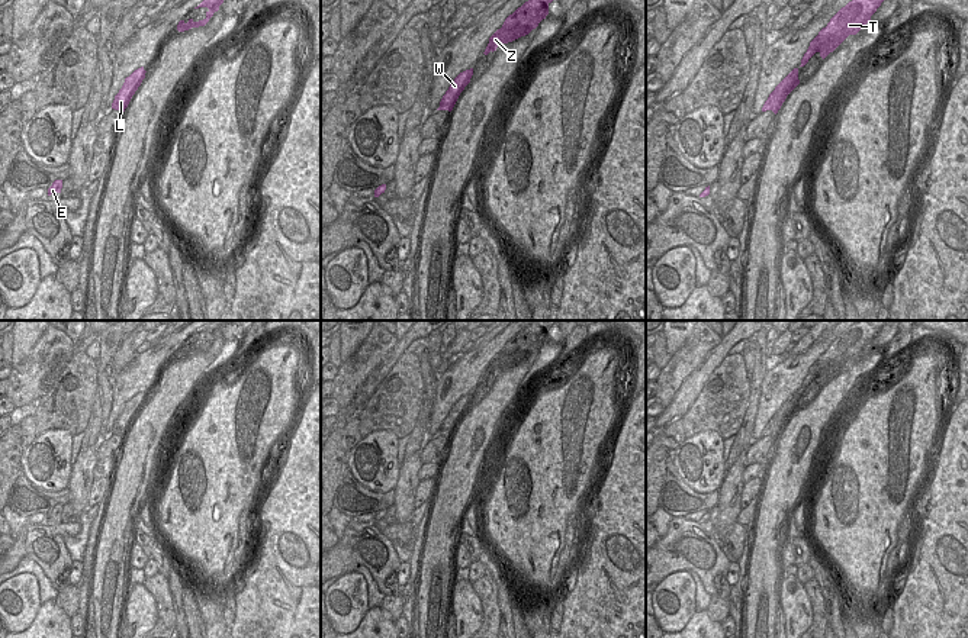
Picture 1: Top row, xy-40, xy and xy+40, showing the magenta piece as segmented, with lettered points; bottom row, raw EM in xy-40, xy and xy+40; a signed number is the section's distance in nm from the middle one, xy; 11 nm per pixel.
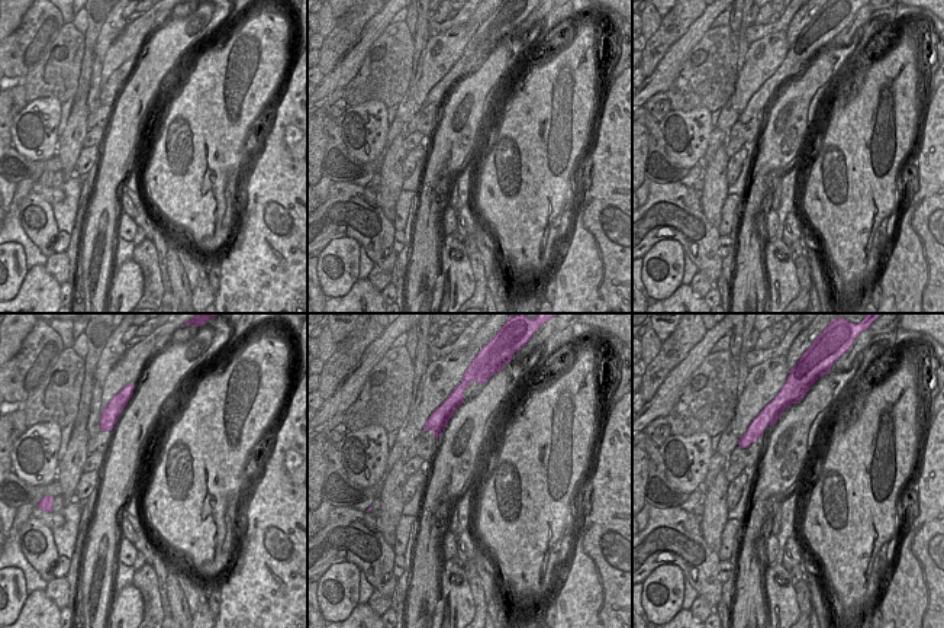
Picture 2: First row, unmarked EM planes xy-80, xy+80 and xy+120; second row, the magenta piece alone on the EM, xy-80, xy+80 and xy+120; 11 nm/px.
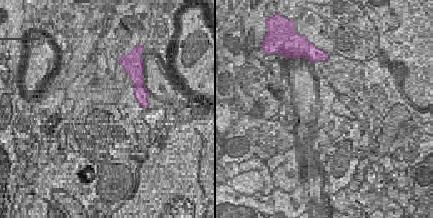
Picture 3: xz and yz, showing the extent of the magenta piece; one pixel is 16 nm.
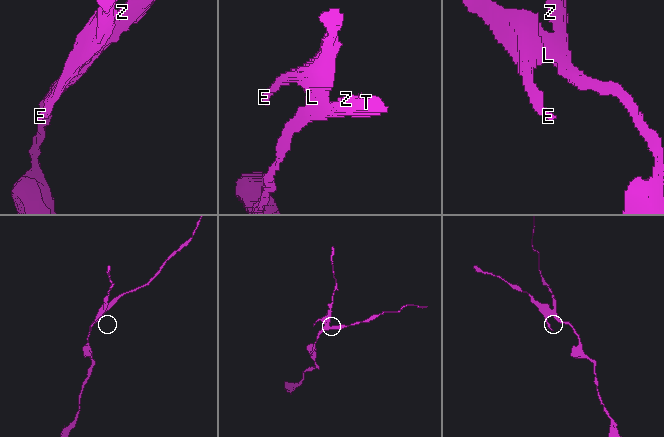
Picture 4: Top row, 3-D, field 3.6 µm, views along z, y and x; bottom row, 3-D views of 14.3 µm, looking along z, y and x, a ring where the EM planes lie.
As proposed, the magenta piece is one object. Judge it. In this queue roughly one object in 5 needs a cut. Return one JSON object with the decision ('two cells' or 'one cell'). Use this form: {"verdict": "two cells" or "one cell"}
{"verdict": "two cells"}

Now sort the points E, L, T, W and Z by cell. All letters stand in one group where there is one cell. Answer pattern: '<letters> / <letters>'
E L W / T Z

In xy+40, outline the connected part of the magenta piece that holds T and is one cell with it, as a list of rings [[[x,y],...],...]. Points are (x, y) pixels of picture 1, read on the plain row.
[[[859,320],[842,332],[810,367],[807,377],[801,384],[804,392],[808,384],[819,377],[824,384],[833,377],[849,360],[856,360],[871,345],[884,325],[891,320]]]

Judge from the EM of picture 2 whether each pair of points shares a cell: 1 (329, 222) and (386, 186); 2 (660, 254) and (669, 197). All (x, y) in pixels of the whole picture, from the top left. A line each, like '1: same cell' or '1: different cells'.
1: different cells
2: different cells

